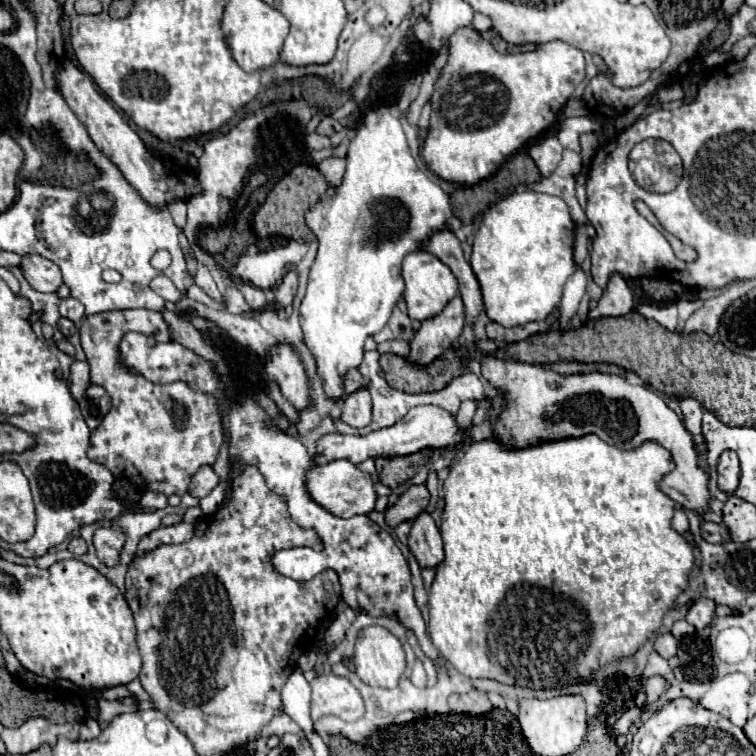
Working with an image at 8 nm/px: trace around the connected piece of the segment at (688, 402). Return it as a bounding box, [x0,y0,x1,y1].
[680,399,702,431]

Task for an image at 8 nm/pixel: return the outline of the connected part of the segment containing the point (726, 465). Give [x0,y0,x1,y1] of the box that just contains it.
[718,451,740,495]

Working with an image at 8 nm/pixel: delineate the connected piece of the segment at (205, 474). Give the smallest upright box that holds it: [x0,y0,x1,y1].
[188,465,218,499]

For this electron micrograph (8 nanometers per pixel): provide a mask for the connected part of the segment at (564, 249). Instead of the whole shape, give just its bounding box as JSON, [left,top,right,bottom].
[470,191,576,327]

